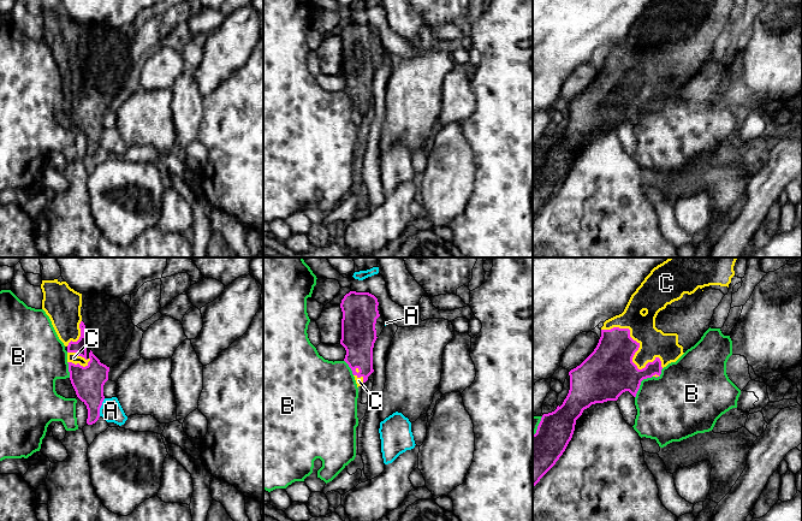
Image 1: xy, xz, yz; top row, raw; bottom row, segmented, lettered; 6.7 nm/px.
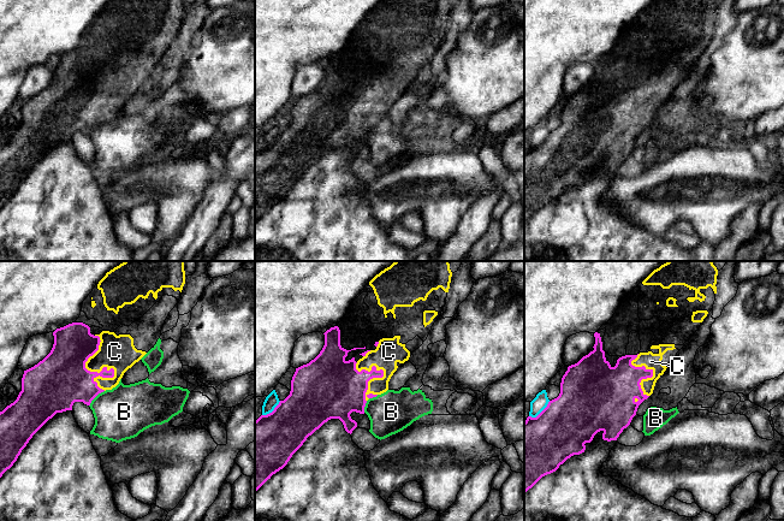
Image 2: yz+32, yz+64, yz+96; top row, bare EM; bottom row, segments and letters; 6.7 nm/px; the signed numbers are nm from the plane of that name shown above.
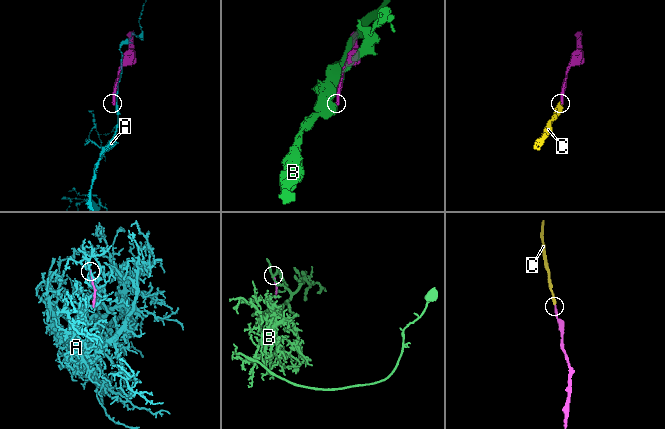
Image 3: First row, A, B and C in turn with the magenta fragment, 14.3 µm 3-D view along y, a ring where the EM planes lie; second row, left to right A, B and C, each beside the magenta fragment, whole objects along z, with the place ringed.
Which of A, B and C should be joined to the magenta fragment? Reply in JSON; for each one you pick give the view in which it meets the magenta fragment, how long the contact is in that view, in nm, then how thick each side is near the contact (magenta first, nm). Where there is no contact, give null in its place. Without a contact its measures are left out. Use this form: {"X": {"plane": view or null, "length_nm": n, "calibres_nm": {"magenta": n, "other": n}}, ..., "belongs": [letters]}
{"C": {"plane": "yz", "length_nm": 480, "calibres_nm": {"magenta": 340, "other": 190}}, "belongs": ["C"]}

